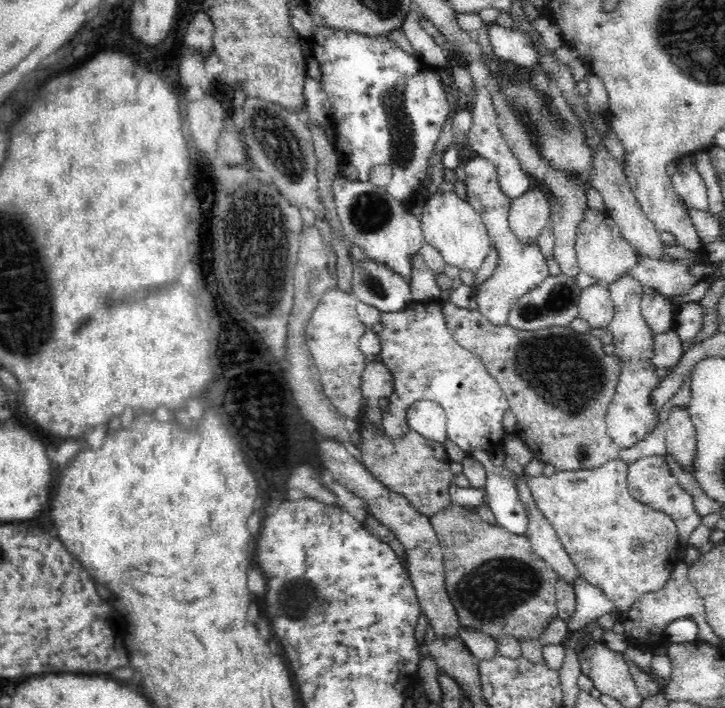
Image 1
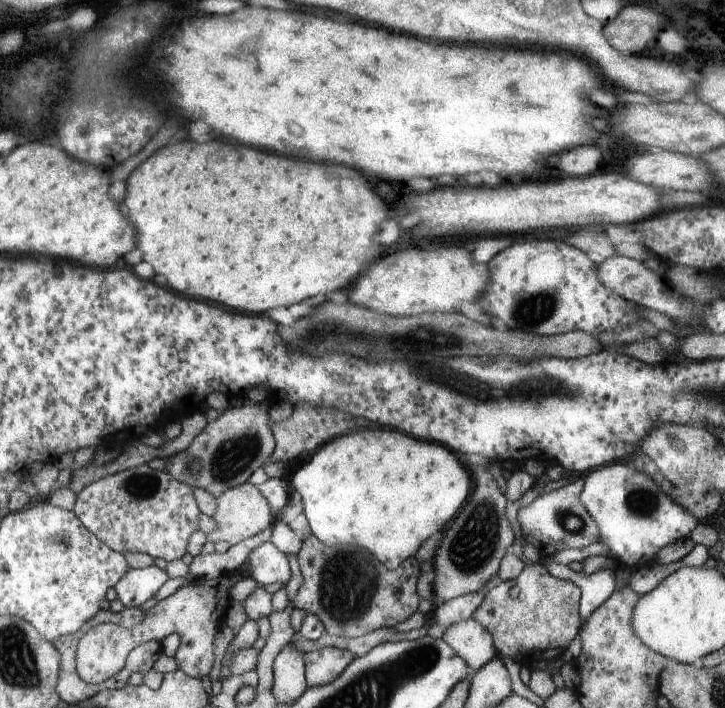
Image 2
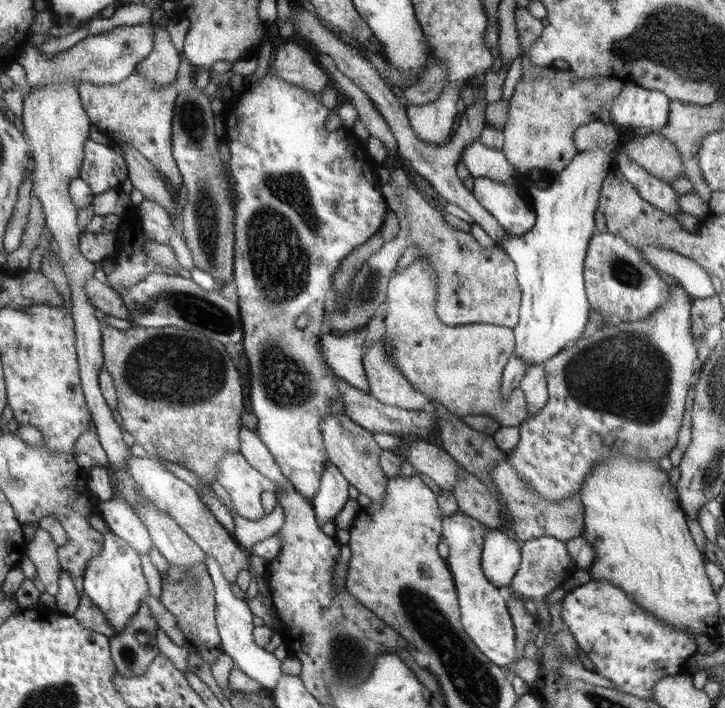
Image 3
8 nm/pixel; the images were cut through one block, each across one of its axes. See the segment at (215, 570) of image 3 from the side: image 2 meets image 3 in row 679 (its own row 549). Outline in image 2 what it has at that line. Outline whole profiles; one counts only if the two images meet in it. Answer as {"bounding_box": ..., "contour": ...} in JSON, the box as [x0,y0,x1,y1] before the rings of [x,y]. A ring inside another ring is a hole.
{"bounding_box":[247,542,291,586],"contour":[[[263,542],[257,548],[253,548],[247,554],[249,564],[249,578],[257,582],[257,586],[267,586],[271,582],[281,582],[287,584],[291,578],[291,568],[287,554],[281,552],[277,546],[271,542]]]}

